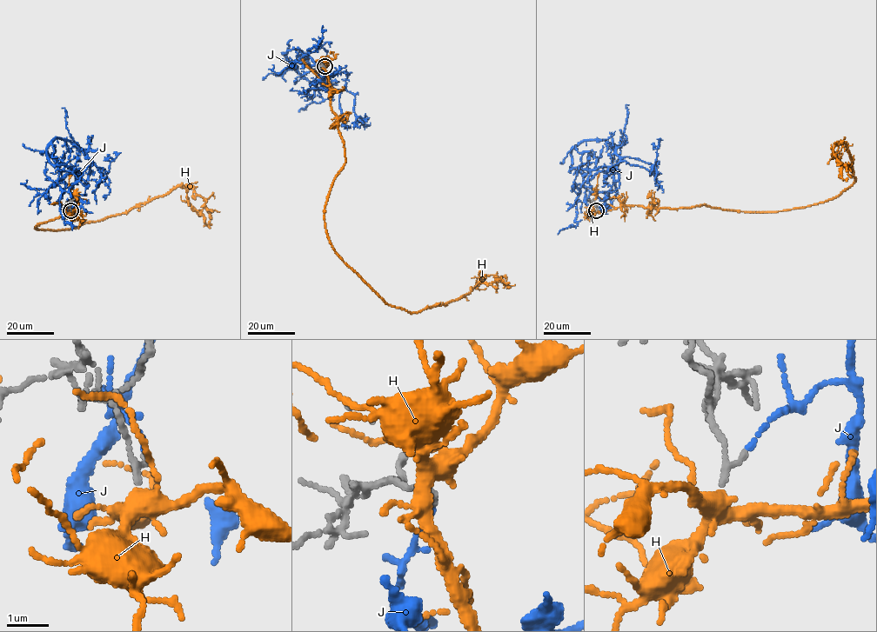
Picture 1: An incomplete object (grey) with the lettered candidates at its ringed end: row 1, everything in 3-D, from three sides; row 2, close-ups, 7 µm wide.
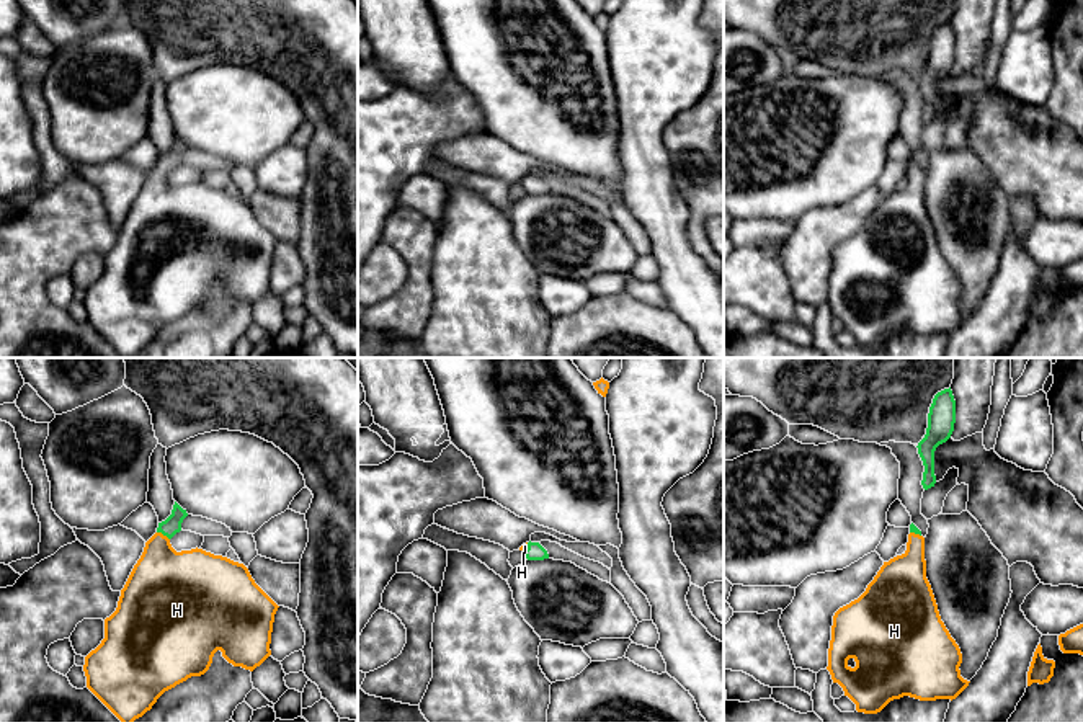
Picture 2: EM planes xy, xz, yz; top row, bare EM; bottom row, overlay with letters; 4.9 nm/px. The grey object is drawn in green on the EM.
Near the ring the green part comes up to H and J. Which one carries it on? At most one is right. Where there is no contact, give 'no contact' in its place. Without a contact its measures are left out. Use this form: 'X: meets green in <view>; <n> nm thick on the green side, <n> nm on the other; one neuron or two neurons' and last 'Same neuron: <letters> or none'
H: meets green in xy; 90 nm thick on the green side, 360 nm on the other; one neuron
J: no contact; two neurons
Same neuron: H

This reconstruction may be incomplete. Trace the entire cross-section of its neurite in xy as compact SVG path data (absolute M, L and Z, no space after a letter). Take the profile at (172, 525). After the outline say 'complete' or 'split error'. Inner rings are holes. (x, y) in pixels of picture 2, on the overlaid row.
M176 501L172 515L158 523L157 533L145 542L134 565L116 611L105 619L105 639L85 657L87 688L121 720L134 722L142 717L168 689L191 676L204 675L217 650L234 666L253 671L270 655L271 632L278 604L255 583L243 564L203 549L176 552L170 539L181 531L188 516Z; split error

